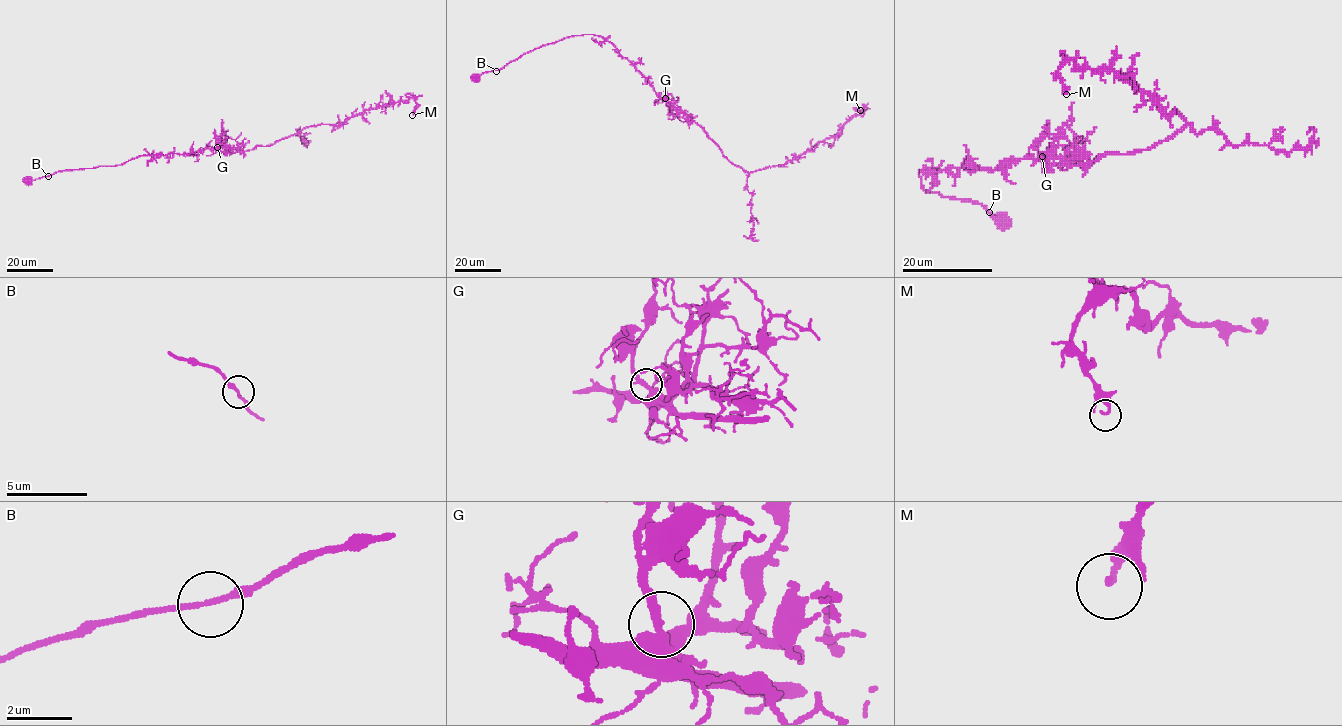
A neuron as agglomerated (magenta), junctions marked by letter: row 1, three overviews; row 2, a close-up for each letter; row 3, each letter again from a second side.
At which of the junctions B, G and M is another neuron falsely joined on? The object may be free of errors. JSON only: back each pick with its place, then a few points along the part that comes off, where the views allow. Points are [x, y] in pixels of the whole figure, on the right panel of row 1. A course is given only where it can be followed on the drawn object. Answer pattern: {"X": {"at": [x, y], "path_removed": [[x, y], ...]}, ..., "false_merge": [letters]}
{"false_merge": []}

